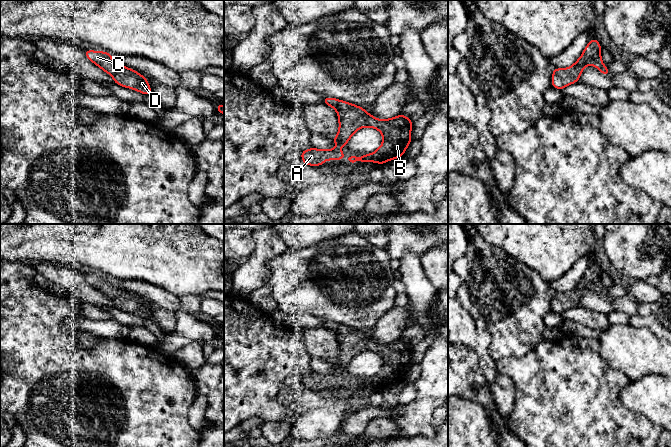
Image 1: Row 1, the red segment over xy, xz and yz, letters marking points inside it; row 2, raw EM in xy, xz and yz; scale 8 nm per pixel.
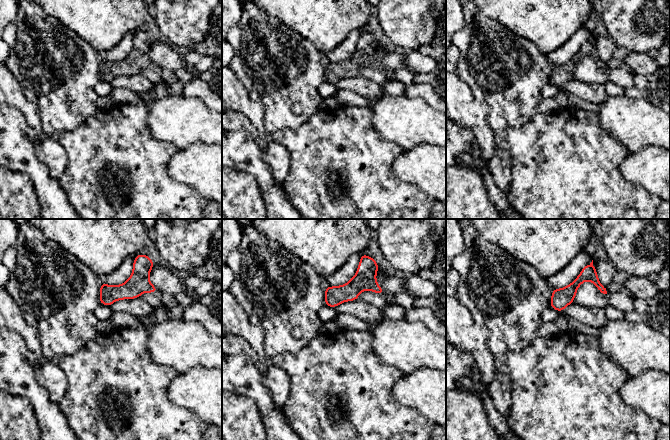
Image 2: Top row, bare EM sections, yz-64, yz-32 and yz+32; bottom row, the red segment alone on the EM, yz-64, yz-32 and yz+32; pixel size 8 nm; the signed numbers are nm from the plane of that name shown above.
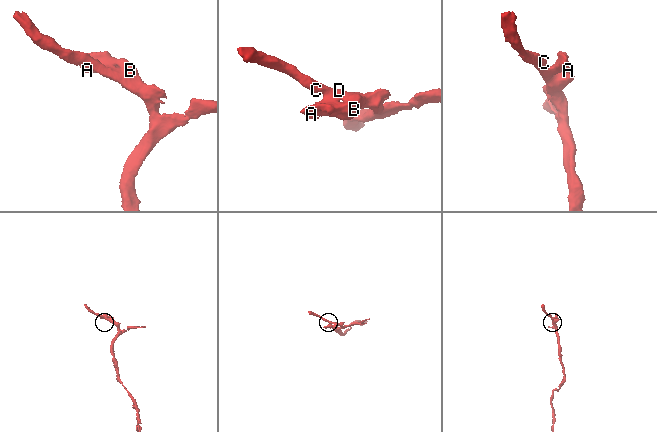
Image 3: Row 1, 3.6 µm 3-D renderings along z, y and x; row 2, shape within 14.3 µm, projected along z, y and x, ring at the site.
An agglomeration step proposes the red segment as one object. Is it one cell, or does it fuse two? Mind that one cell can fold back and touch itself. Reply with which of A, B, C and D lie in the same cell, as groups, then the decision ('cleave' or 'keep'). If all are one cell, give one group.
A B C D; keep

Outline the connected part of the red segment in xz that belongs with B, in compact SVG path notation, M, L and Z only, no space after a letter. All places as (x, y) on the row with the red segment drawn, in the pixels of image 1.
M324 97L324 104L334 108L338 114L339 131L332 141L338 146L334 149L321 150L311 147L301 152L301 159L309 166L324 165L325 160L345 159L341 147L345 146L351 136L363 127L379 130L383 136L381 146L373 153L361 157L351 156L348 160L376 162L380 165L392 159L401 158L411 142L413 122L403 114L390 119L377 119L364 108L336 98Z

